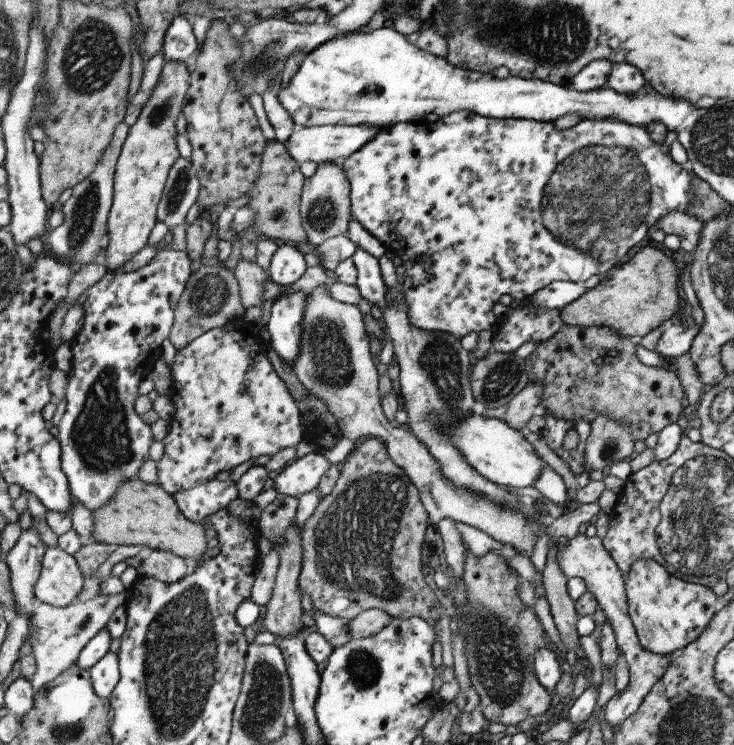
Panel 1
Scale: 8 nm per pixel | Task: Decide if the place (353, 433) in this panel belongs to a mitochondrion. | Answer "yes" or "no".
no

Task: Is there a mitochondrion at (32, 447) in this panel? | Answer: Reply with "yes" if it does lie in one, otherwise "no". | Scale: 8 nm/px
no

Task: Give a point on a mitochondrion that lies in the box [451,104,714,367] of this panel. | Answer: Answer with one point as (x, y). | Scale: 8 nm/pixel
(598, 193)

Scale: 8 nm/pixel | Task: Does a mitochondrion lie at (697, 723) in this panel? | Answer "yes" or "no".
yes

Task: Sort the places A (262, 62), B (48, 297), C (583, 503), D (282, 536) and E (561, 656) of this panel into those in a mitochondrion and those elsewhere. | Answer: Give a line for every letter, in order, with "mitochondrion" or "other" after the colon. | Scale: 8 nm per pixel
A: mitochondrion
B: other
C: other
D: other
E: other

